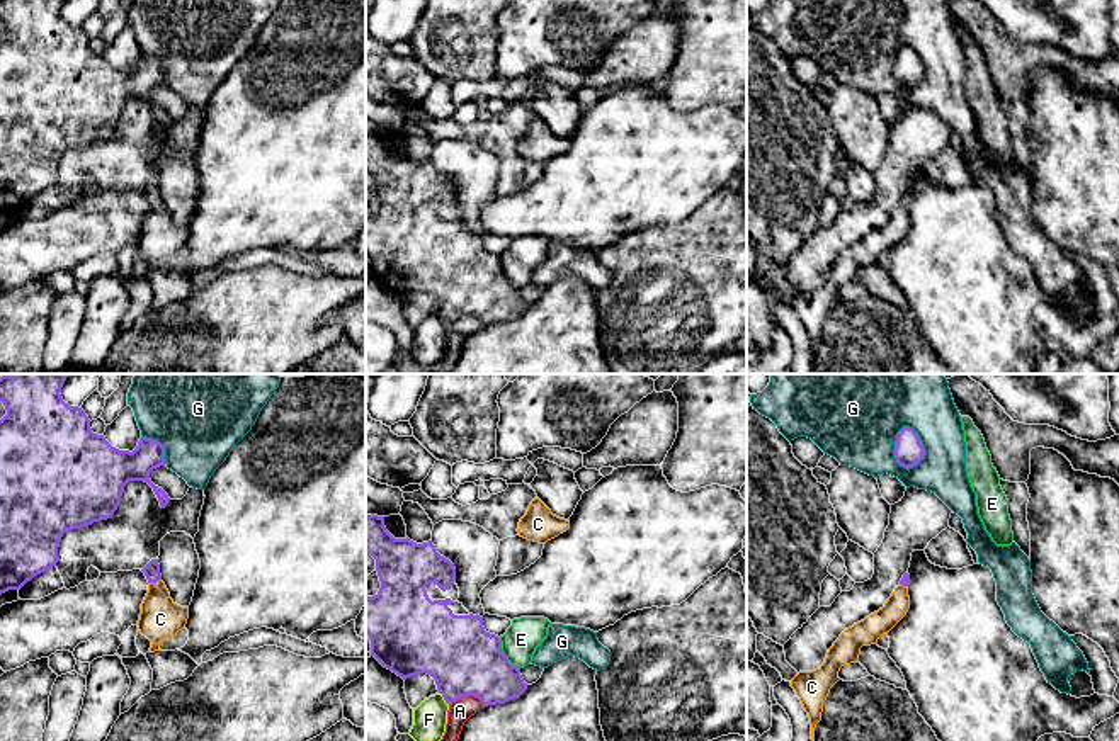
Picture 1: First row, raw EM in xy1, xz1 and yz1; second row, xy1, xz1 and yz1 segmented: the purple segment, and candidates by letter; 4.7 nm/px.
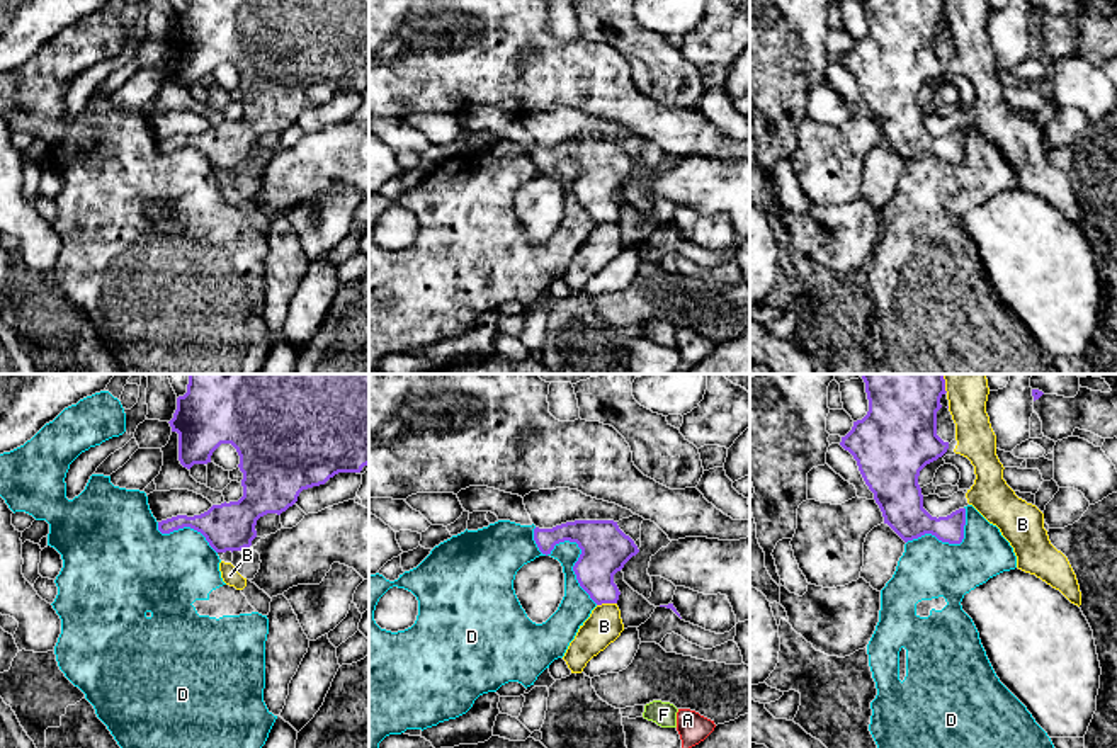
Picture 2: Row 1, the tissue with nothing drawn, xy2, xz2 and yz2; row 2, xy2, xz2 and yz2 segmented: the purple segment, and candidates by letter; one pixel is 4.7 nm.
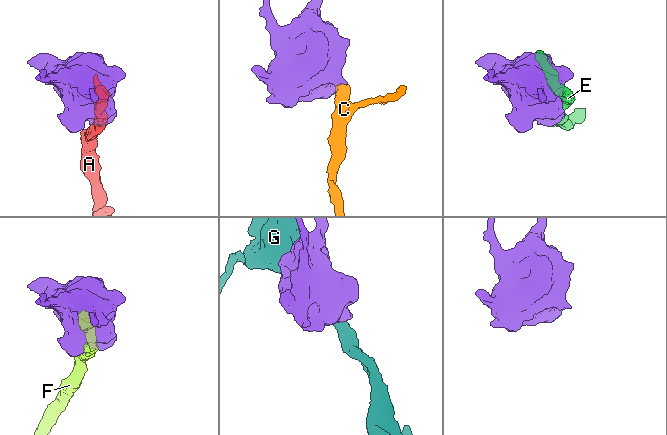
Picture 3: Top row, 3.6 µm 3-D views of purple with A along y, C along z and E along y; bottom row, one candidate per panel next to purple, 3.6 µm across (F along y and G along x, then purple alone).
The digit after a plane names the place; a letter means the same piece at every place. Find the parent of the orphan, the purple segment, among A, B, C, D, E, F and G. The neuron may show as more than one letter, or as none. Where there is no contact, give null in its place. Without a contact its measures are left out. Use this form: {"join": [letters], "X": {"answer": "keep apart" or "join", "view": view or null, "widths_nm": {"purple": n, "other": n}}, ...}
{"join": ["C"], "A": {"answer": "keep apart", "view": "xz1", "widths_nm": {"purple": 340, "other": 110}}, "B": {"answer": "keep apart", "view": "xz2", "widths_nm": {"purple": 220, "other": 170}}, "C": {"answer": "join", "view": "xy1", "widths_nm": {"purple": 80, "other": 200}}, "D": {"answer": "keep apart", "view": "xz2", "widths_nm": {"purple": 220, "other": 120}}, "E": {"answer": "keep apart", "view": "xz1", "widths_nm": {"purple": 340, "other": 160}}, "F": {"answer": "keep apart", "view": "xz1", "widths_nm": {"purple": 340, "other": 160}}, "G": {"answer": "keep apart", "view": "yz1", "widths_nm": {"purple": 140, "other": 400}}}

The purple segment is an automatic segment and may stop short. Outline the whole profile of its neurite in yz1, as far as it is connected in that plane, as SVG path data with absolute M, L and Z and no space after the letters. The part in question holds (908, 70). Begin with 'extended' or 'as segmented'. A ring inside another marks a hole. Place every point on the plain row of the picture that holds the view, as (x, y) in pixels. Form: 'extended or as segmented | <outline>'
as segmented | M903 46L896 54L893 73L900 85L910 88L923 78L925 68L918 53L910 46Z

